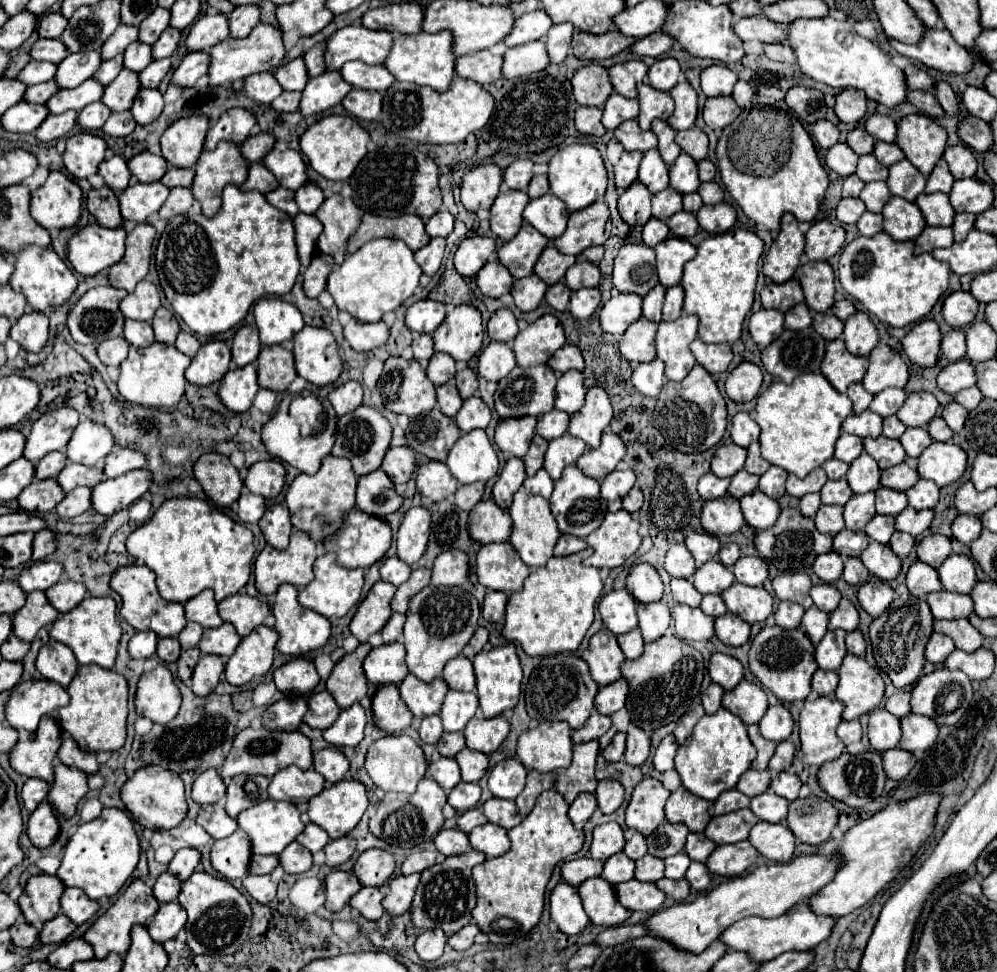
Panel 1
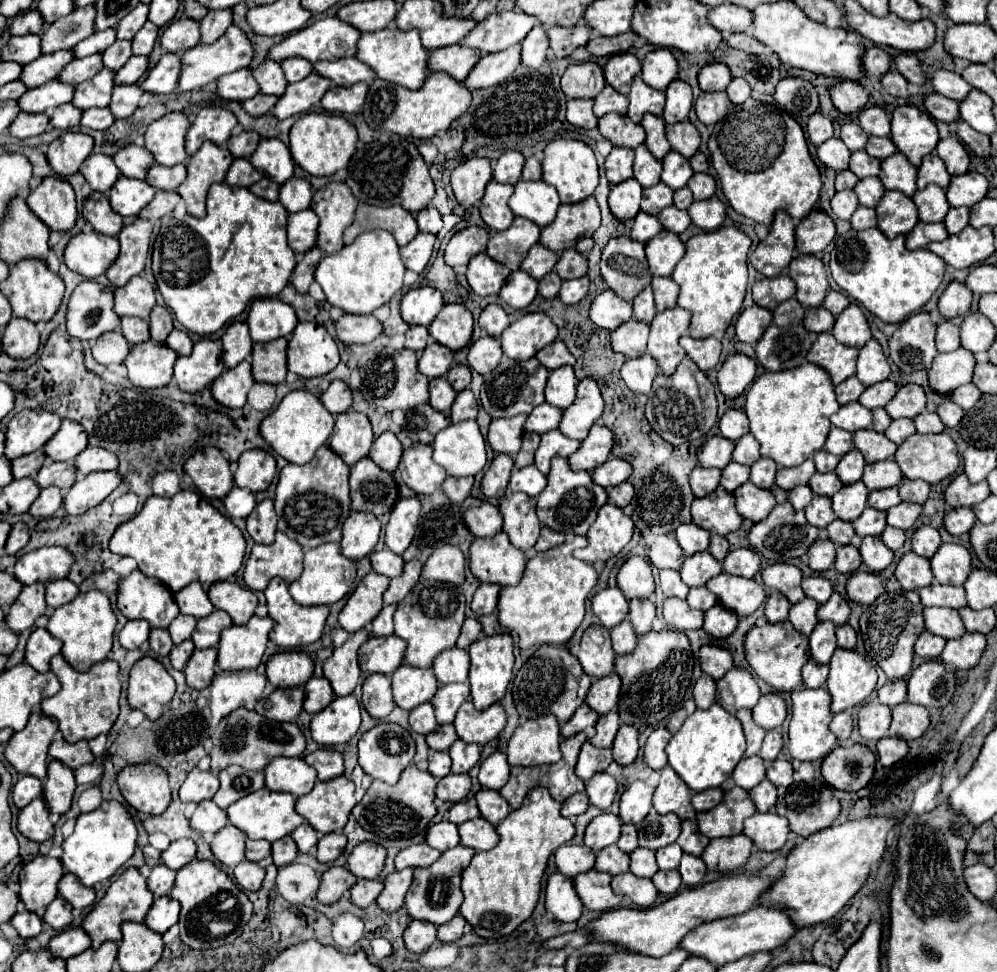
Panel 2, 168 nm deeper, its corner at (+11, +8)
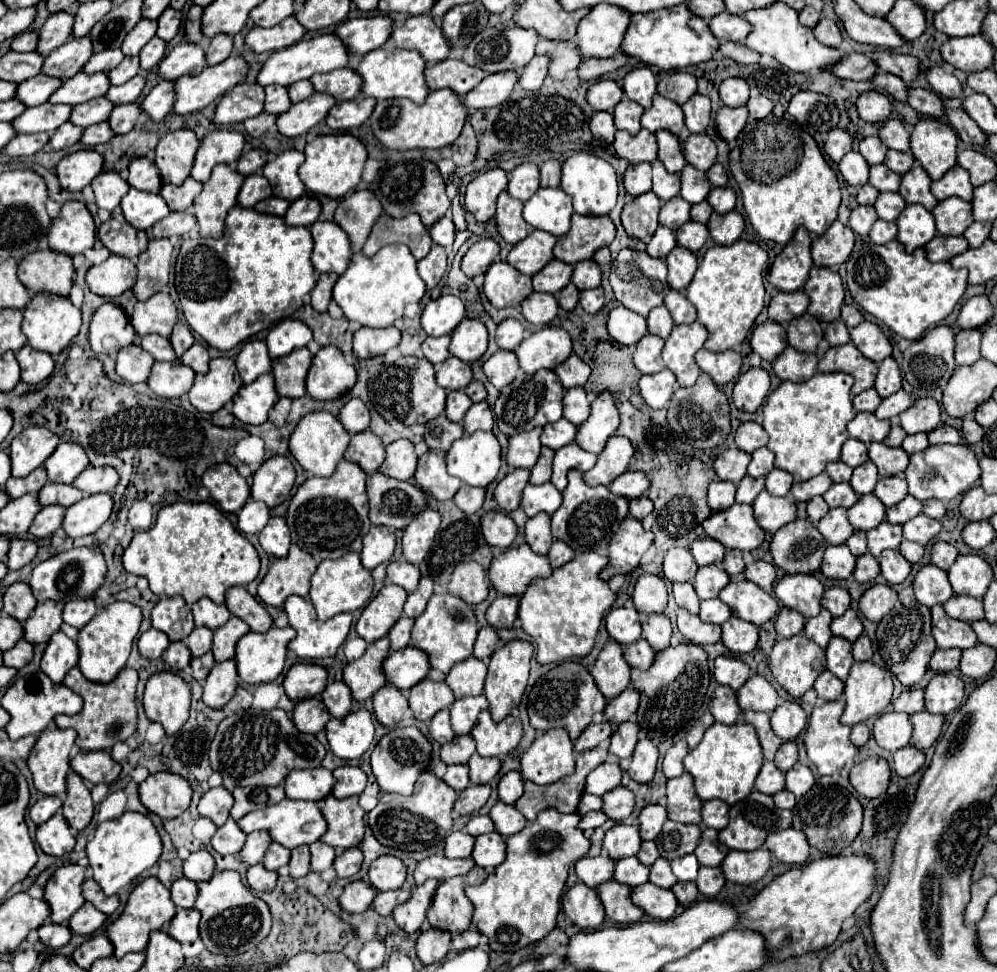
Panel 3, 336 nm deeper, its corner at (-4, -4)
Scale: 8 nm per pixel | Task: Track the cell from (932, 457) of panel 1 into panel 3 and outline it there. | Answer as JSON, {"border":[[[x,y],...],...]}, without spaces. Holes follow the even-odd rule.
{"border":[[[965,444],[957,446],[929,446],[923,452],[915,452],[911,456],[911,462],[905,470],[905,480],[909,484],[909,494],[917,500],[937,498],[943,502],[949,502],[951,498],[965,494],[971,486],[977,484],[981,476],[981,468],[977,462],[977,456],[973,450]]]}

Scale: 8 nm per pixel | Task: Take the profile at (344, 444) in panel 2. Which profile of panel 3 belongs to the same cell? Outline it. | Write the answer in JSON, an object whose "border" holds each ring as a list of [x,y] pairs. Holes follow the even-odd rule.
{"border":[[[371,430],[359,432],[351,438],[349,460],[357,462],[365,472],[375,472],[385,460],[385,446]]]}

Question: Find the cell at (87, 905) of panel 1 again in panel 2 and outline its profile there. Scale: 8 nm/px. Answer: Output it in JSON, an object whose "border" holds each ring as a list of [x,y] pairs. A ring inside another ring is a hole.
{"border":[[[68,872],[58,882],[58,896],[62,900],[68,900],[68,904],[72,904],[72,908],[76,910],[90,906],[96,898],[92,888],[86,888],[84,884],[80,884],[80,880],[74,874],[68,874]]]}

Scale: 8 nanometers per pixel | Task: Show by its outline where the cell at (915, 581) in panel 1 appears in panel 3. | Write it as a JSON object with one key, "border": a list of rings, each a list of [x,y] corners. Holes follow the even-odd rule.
{"border":[[[927,564],[917,572],[913,580],[913,588],[915,588],[917,602],[925,606],[943,604],[953,596],[953,588],[947,580],[947,572],[935,568],[935,564]]]}

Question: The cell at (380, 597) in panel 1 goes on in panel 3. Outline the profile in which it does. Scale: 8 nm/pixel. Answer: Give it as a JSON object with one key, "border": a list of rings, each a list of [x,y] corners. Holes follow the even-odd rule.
{"border":[[[383,586],[381,592],[367,604],[361,618],[357,620],[357,634],[369,644],[387,636],[389,628],[399,620],[405,600],[407,592],[401,586]]]}

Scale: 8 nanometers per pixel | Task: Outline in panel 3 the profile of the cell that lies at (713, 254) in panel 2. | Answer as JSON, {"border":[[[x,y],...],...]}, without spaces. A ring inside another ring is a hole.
{"border":[[[737,240],[731,246],[713,246],[705,252],[689,288],[687,298],[693,302],[699,314],[699,322],[707,328],[709,338],[705,348],[711,352],[723,352],[745,340],[755,318],[763,310],[763,268],[767,264],[767,252],[747,240]]]}

